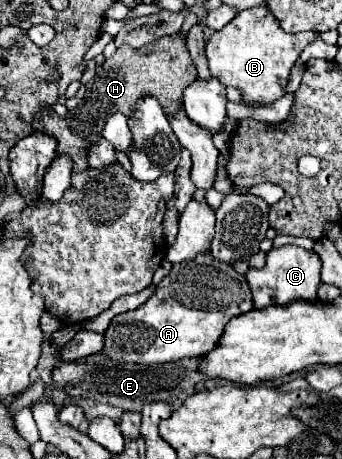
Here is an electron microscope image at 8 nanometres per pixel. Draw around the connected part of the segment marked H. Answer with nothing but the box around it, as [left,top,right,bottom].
[33,35,197,171]

